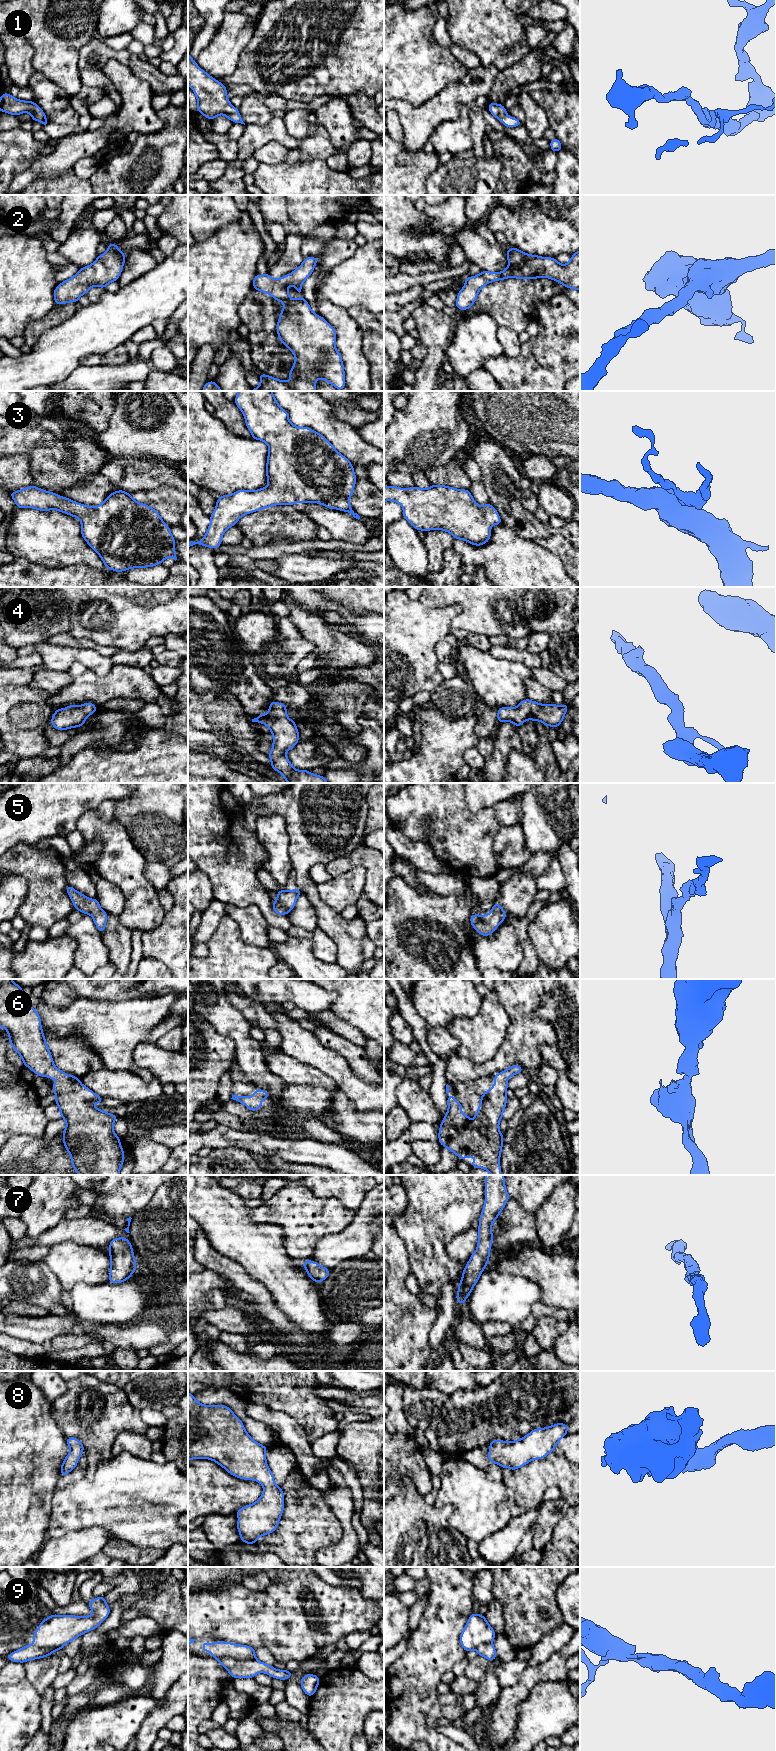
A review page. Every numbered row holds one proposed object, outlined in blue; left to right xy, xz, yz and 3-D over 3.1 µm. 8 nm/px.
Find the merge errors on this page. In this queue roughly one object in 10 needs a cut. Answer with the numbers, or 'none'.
none

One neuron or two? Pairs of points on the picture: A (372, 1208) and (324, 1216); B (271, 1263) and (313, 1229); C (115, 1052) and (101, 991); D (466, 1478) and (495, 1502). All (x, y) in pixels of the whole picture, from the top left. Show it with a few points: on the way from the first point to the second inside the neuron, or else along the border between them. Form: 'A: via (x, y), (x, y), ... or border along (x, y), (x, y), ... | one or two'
A: border along (356, 1211), (353, 1220), (342, 1230) | two
B: border along (281, 1228), (285, 1252), (299, 1262) | two
C: border along (80, 997), (96, 1000), (127, 1000) | two
D: via (473, 1485), (488, 1500) | one

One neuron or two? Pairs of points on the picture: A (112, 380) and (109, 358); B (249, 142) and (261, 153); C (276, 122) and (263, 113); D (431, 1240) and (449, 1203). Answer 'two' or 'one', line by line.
A: two
B: two
C: two
D: one

